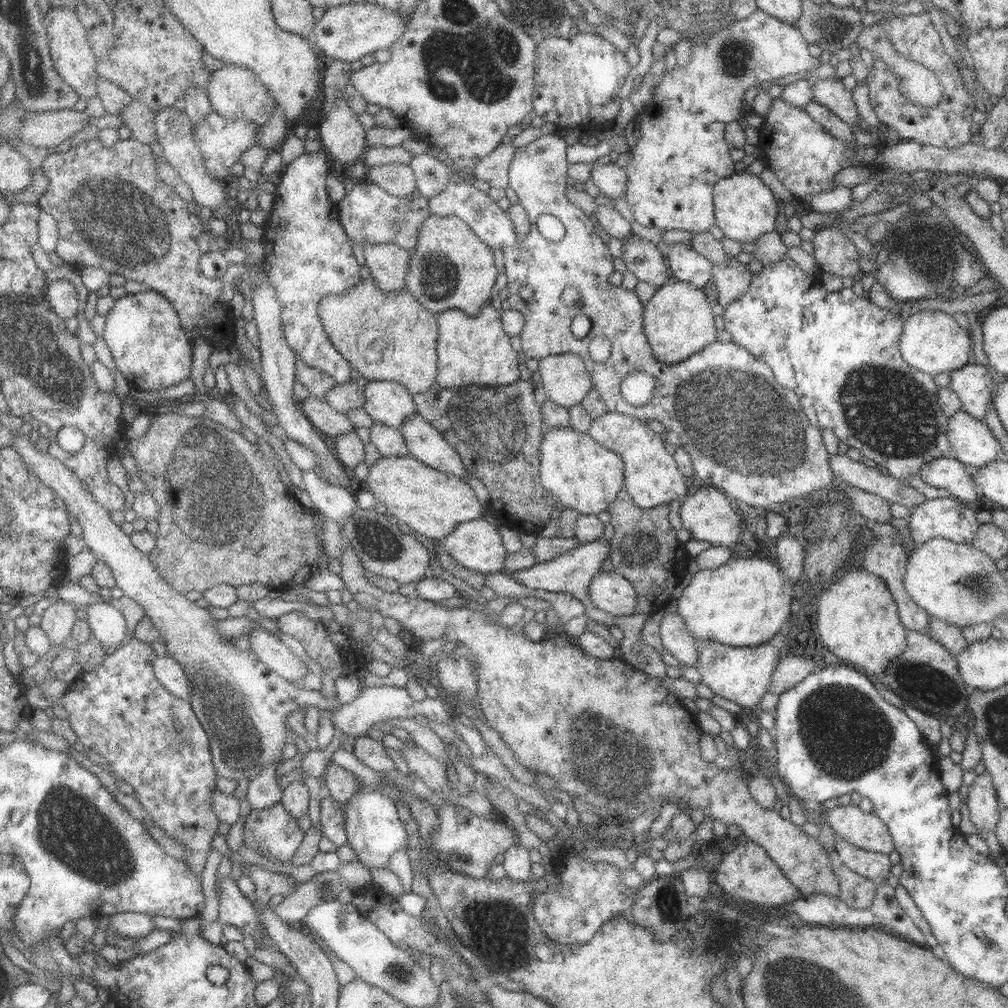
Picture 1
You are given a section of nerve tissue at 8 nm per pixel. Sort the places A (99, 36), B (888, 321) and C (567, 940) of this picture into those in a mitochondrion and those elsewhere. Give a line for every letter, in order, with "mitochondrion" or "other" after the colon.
A: other
B: other
C: other

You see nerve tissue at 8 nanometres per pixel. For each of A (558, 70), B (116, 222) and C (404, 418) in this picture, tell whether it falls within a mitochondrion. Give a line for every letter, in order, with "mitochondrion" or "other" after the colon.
A: other
B: mitochondrion
C: other

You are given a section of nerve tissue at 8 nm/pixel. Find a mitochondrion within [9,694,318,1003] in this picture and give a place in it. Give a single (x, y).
(75, 833)

